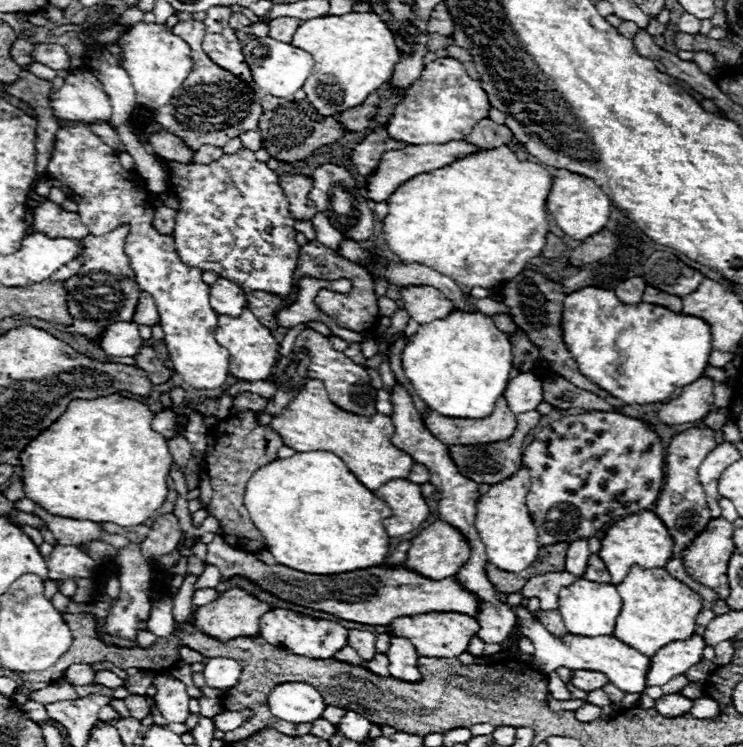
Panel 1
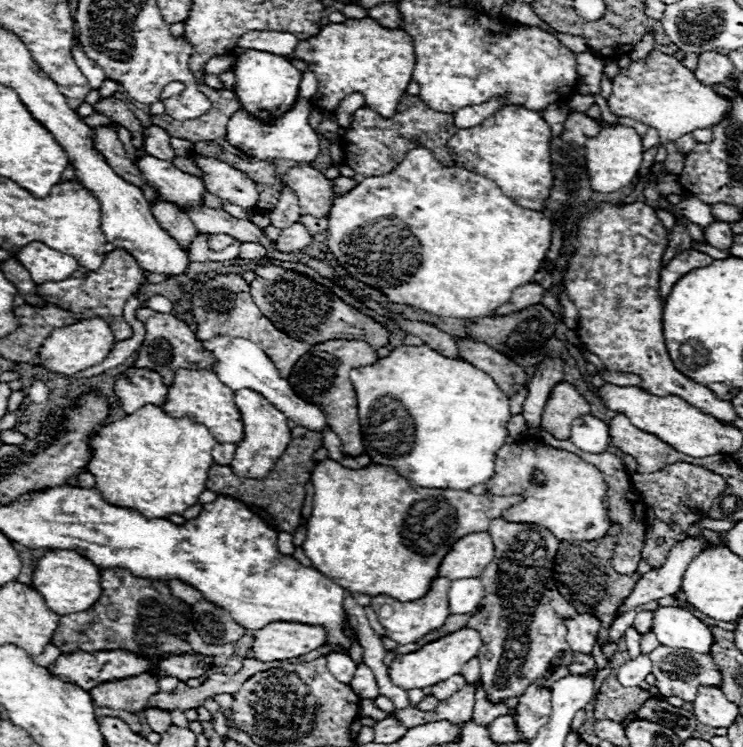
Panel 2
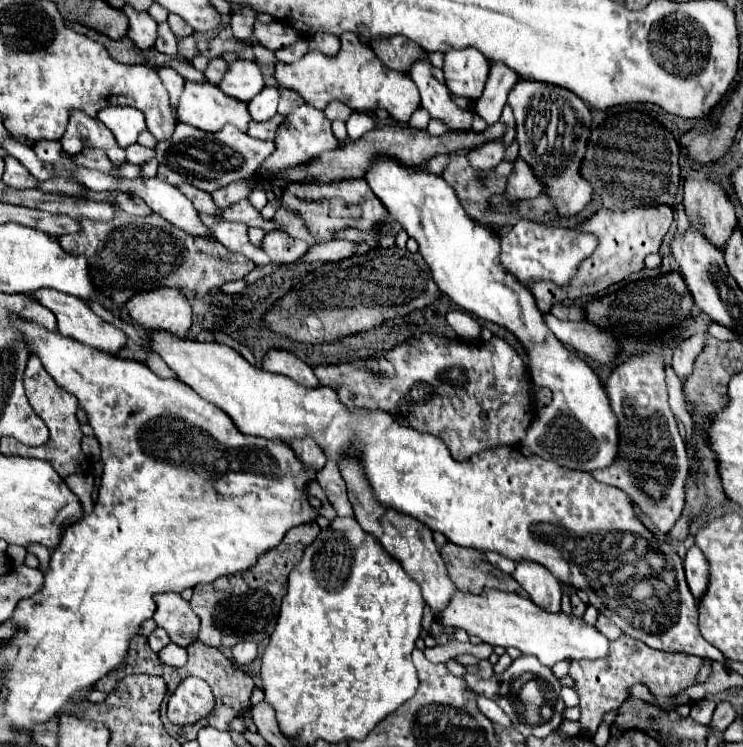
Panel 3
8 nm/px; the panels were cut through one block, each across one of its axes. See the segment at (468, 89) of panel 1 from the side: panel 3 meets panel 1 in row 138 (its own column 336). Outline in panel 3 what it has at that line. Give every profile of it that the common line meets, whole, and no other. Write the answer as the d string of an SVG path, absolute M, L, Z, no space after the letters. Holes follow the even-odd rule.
M154 330L148 334L150 338L150 348L152 352L156 352L166 364L168 368L172 368L178 376L178 380L182 380L184 384L188 384L198 396L202 396L204 400L212 402L214 406L222 408L232 420L234 424L238 426L240 432L244 434L250 434L250 436L262 436L262 438L268 438L268 440L274 440L276 436L284 442L290 442L292 438L304 438L304 436L312 436L316 440L318 446L322 446L326 450L326 456L332 458L334 462L340 460L340 456L344 454L344 450L348 450L350 444L356 444L360 442L362 444L362 466L364 466L364 472L368 476L368 482L374 490L376 496L380 496L380 500L398 510L398 512L404 512L408 516L414 516L418 518L420 522L424 522L430 530L436 530L436 532L442 532L450 542L456 542L460 546L472 546L476 550L484 550L484 552L498 552L514 562L522 562L522 560L530 560L530 562L536 562L540 566L544 566L546 570L552 572L552 576L556 580L560 580L562 584L568 584L568 586L574 586L578 590L584 590L588 594L588 602L604 616L608 616L624 634L644 642L646 646L654 648L654 650L662 650L662 652L686 652L686 654L694 654L694 656L702 656L702 658L710 658L710 660L718 660L718 662L724 662L724 656L720 654L720 650L716 650L714 646L708 646L708 642L704 642L704 638L700 638L700 632L698 632L698 604L694 600L694 596L690 594L688 590L688 584L686 584L686 578L684 578L684 568L682 568L682 560L680 556L676 554L676 550L664 542L664 540L658 540L642 522L640 518L636 516L634 512L634 506L632 506L632 500L628 498L628 494L624 494L622 490L614 488L614 486L604 486L600 482L596 482L592 478L590 472L580 472L580 470L568 470L568 468L562 468L562 466L556 466L556 462L548 462L540 456L532 456L532 458L526 458L522 456L514 446L494 446L494 448L488 448L488 450L482 450L478 452L476 456L464 460L464 462L456 462L452 460L452 456L448 454L448 448L444 446L442 440L438 440L436 436L432 438L432 434L420 434L412 428L406 428L406 426L400 426L390 414L384 414L384 412L368 412L368 410L348 410L346 406L342 406L338 402L338 396L332 388L326 388L326 386L316 386L316 388L304 388L300 384L296 384L292 378L288 376L280 376L280 374L272 374L272 372L266 372L266 370L260 370L260 368L254 368L252 364L248 364L234 348L226 346L226 344L218 344L218 342L194 342L194 340L186 340L186 338L178 338L176 334L168 334L164 330ZM606 566L624 566L622 570L616 570L616 572L608 572ZM628 566L640 566L640 580L634 580L628 572Z

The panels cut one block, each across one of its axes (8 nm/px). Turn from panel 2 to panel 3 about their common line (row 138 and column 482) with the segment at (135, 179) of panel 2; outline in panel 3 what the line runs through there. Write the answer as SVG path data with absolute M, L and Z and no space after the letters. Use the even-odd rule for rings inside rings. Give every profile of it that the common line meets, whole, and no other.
M492 64L484 94L474 102L474 112L486 124L498 122L498 118L502 114L502 108L506 104L508 92L516 84L516 80L518 80L518 74L514 70L510 70L504 64Z

